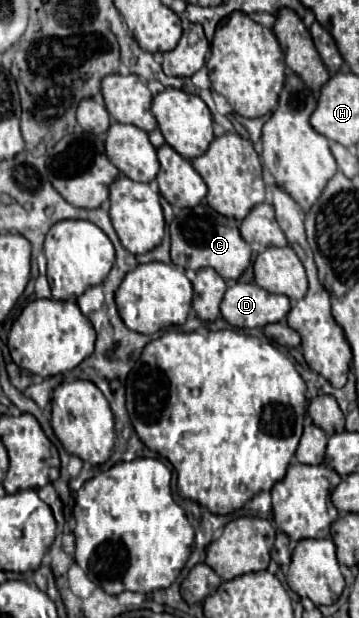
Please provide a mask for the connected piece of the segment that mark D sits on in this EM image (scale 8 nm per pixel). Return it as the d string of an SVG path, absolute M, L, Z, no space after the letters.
M237 282L227 288L221 302L223 318L237 328L255 328L279 322L287 316L291 304L283 294L271 294L257 284Z

